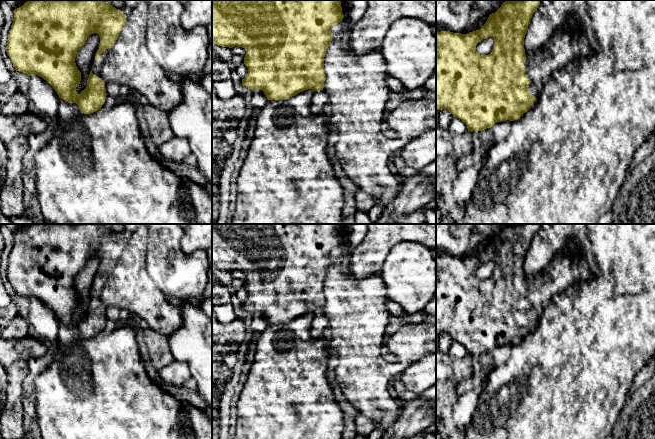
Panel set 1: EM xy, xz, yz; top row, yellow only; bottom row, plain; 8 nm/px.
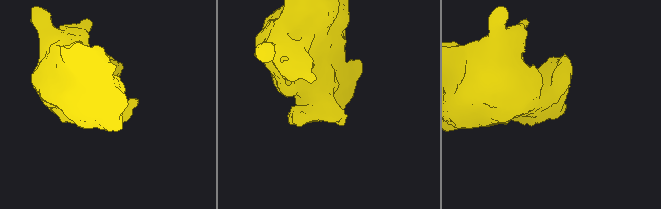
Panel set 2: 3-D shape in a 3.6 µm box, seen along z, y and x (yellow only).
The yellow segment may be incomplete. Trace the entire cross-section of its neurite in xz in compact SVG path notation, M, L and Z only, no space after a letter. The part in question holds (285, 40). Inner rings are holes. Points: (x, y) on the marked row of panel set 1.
M212 0L212 42L246 50L244 64L248 74L242 79L243 86L253 91L262 90L268 100L287 100L312 89L310 109L319 115L328 111L330 101L323 88L326 80L324 57L332 41L331 28L343 18L341 0Z

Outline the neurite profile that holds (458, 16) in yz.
M436 0L436 25L467 34L482 28L490 12L475 7L476 0Z

